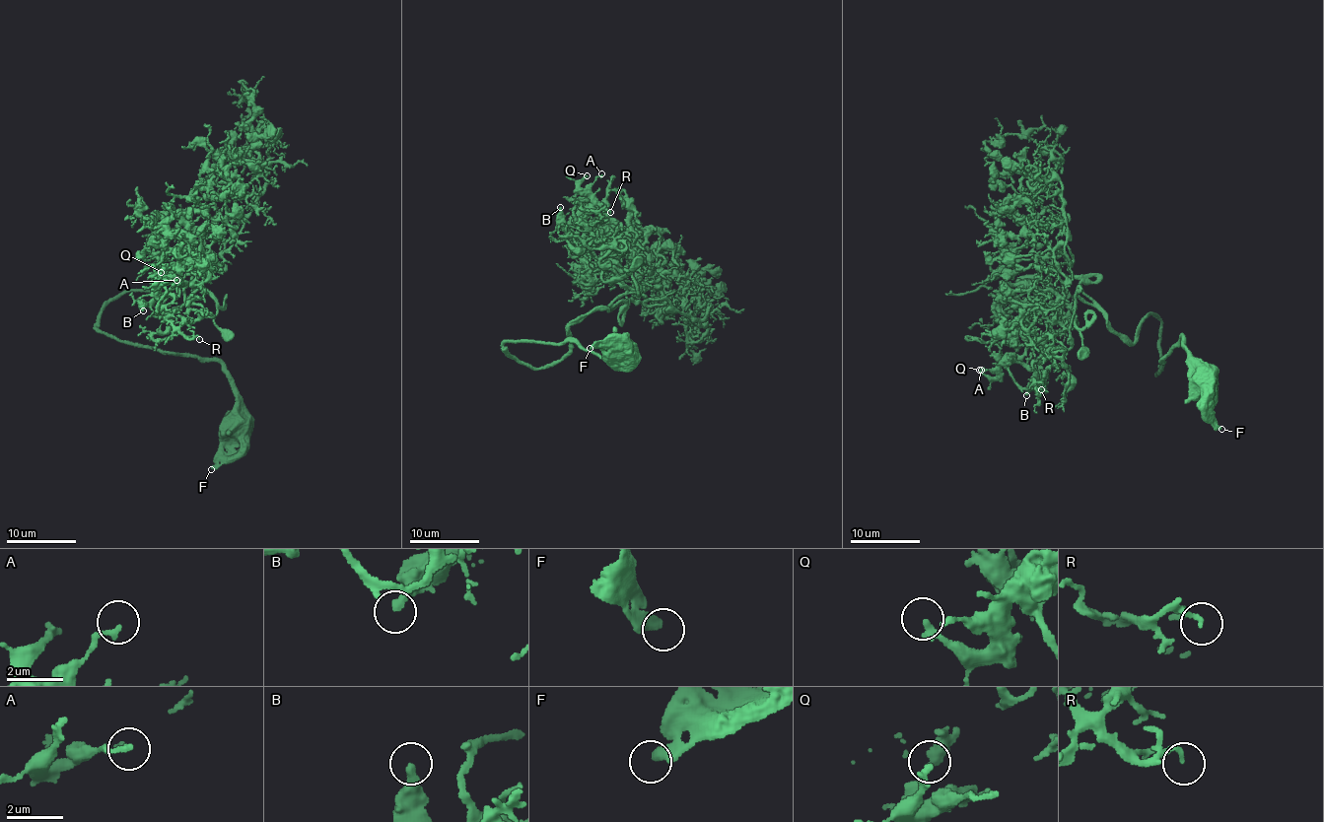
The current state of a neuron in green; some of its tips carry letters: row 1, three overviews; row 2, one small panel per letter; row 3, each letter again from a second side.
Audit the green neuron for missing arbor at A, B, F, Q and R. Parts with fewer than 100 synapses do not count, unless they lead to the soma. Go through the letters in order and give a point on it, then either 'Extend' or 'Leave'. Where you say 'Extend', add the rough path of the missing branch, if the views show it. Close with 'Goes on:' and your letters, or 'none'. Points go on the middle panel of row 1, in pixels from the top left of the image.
A: Place: (601, 173). Leave
B: Place: (560, 207). Leave
F: Place: (590, 348). Leave
Q: Place: (587, 175). Leave
R: Place: (610, 212). Leave
Goes on: none

